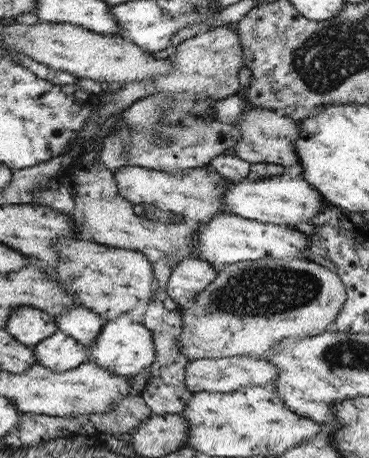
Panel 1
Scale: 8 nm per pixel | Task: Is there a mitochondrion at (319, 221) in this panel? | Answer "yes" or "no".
no

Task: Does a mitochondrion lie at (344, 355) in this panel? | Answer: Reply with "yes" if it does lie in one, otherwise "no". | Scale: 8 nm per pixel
yes

